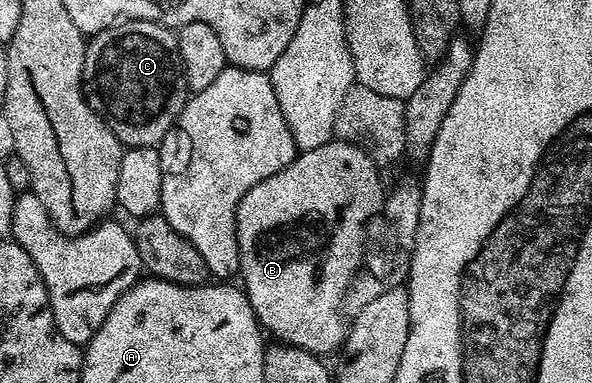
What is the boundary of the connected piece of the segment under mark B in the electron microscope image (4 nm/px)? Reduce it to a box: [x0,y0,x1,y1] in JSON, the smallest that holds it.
[236,140,386,356]

